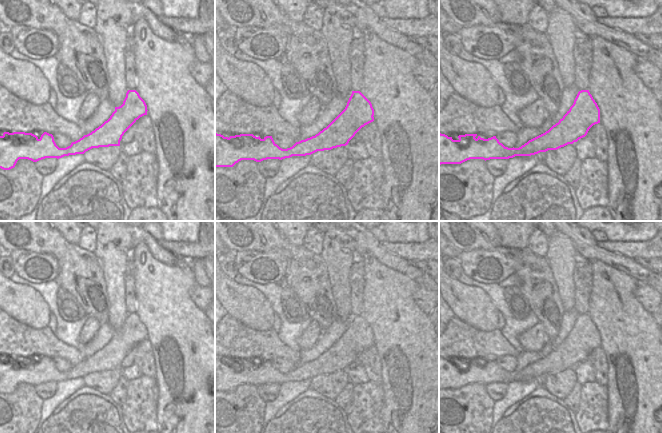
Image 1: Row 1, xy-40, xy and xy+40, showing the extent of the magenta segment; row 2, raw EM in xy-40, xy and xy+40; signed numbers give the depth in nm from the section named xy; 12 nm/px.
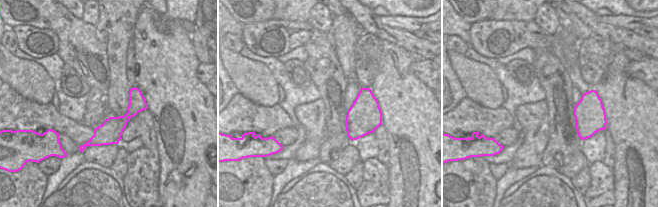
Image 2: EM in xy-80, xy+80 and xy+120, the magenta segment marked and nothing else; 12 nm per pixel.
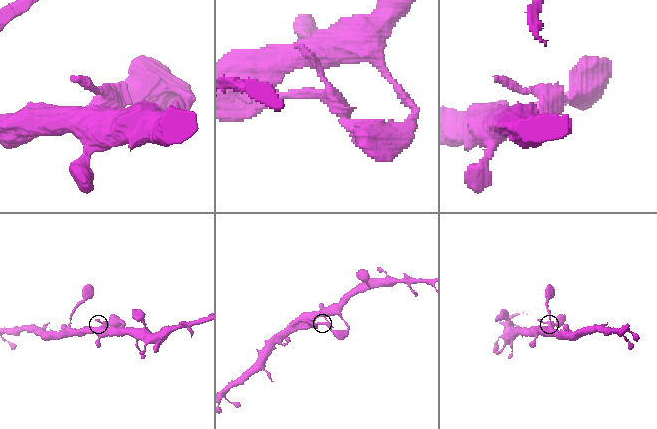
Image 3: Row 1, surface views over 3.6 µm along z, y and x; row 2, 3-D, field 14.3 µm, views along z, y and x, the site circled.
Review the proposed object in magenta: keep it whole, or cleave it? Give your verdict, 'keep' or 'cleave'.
cleave

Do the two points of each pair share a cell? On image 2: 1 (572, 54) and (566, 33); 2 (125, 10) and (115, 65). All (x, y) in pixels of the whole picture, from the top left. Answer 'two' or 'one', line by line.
1: one
2: one

